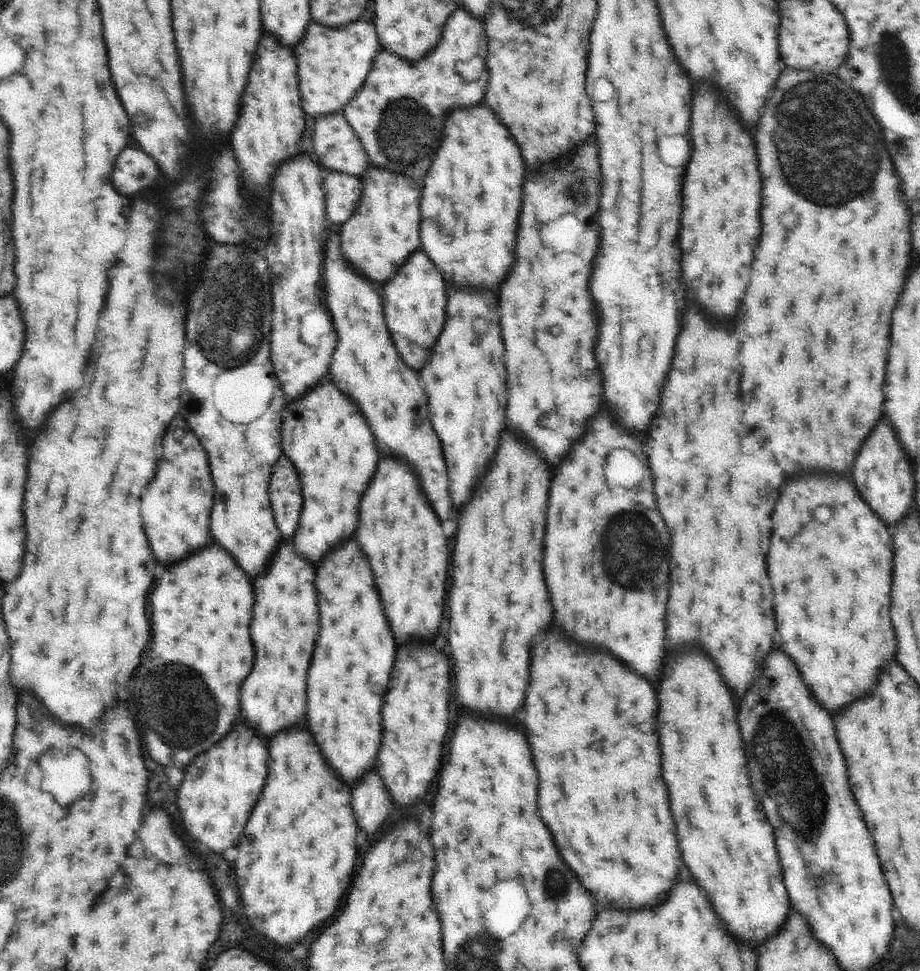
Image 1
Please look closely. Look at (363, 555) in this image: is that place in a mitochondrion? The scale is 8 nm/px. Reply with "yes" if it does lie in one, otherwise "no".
no

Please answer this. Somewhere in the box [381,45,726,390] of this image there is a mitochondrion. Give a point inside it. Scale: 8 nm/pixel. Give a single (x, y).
(579, 172)

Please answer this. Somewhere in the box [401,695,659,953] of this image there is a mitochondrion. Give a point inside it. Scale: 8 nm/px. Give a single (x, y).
(555, 883)

